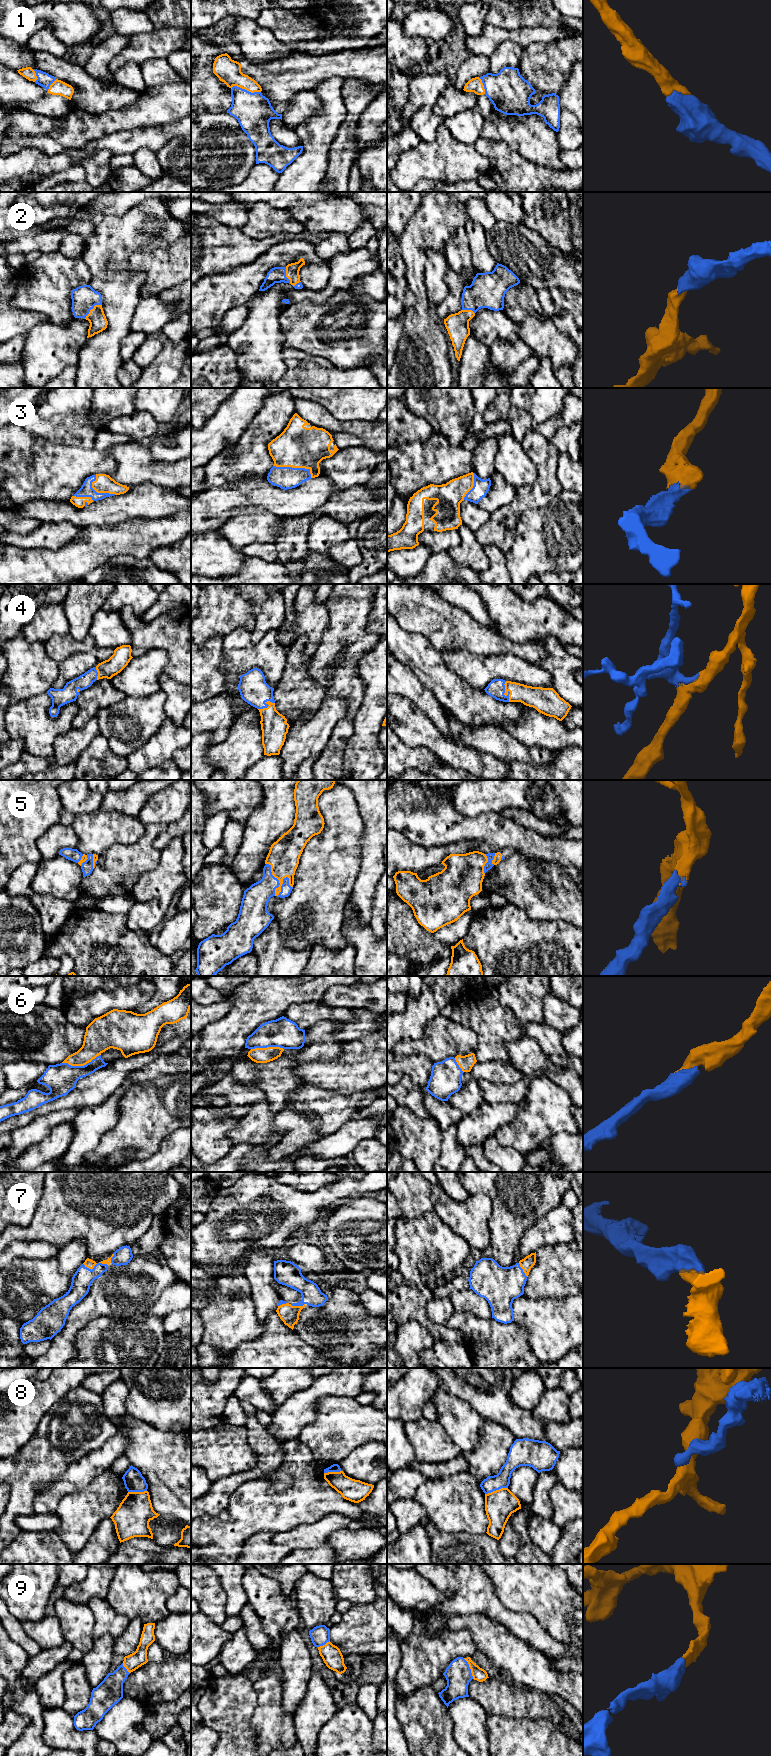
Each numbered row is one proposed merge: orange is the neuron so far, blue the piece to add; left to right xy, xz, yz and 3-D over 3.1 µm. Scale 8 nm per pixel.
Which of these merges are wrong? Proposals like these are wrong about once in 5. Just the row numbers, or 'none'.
none

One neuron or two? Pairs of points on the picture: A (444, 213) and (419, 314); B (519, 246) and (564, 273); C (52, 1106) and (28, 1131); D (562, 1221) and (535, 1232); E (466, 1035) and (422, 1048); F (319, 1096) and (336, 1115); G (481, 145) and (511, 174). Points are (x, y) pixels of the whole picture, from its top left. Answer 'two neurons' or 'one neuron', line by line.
A: one neuron
B: one neuron
C: two neurons
D: one neuron
E: one neuron
F: one neuron
G: one neuron

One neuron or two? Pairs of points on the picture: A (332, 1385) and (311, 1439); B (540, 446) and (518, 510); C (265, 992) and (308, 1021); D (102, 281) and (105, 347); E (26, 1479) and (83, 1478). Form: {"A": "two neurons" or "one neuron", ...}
{"A": "two neurons", "B": "one neuron", "C": "two neurons", "D": "one neuron", "E": "two neurons"}

